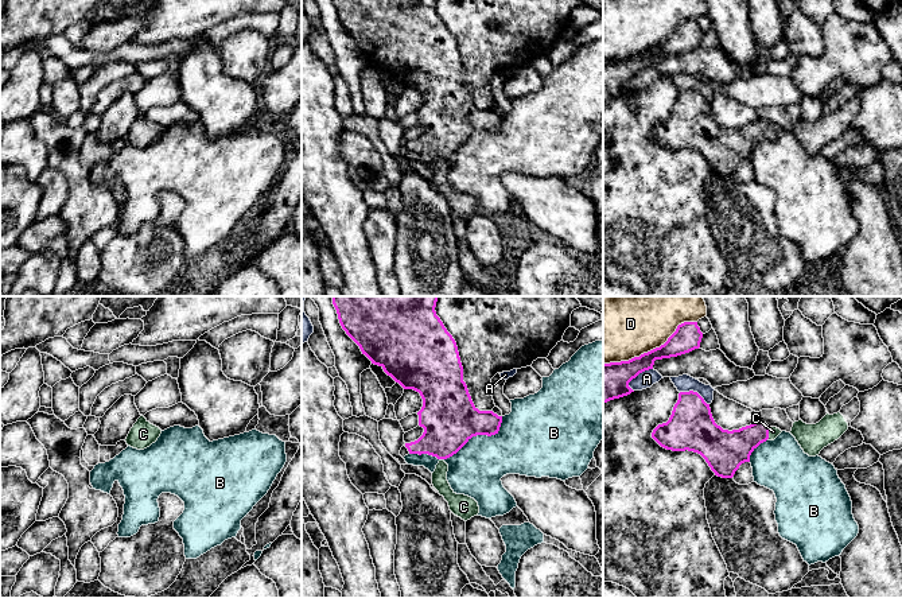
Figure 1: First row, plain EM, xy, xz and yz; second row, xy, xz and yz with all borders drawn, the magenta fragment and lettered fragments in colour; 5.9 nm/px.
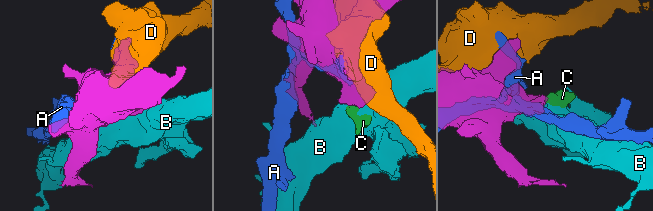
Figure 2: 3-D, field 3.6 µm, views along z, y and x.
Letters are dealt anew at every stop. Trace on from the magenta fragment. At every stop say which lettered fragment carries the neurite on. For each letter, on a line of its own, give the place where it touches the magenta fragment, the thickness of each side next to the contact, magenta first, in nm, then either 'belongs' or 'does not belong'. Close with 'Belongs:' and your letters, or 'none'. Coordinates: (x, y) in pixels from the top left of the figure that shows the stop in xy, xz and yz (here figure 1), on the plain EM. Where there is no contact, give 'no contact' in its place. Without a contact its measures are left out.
A: contact yz (638, 72); calibres 220 and 100 nm; does not belong
B: contact xz (461, 146); calibres 340 and 320 nm; does not belong
C: contact yz (768, 131); calibres 220 and 60 nm; belongs
D: contact yz (650, 49); calibres 160 and 360 nm; does not belong
Belongs: C

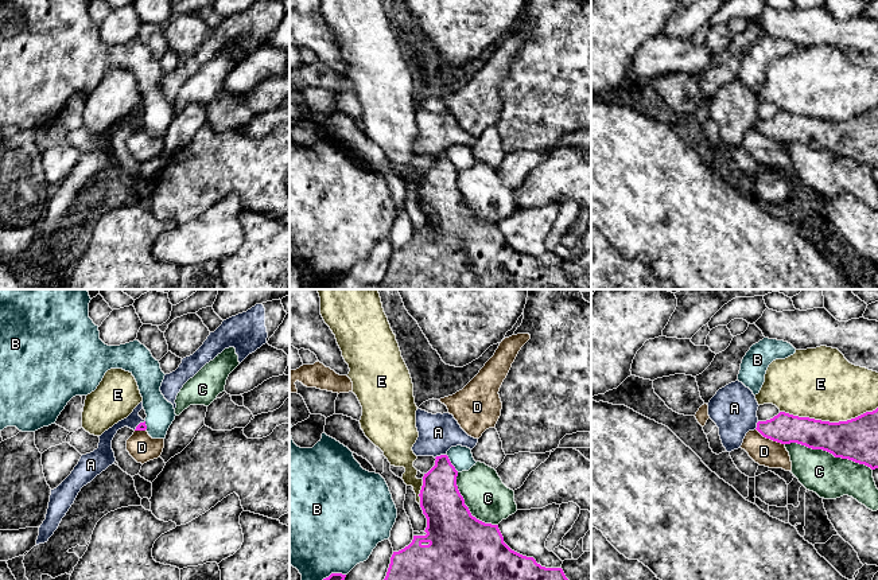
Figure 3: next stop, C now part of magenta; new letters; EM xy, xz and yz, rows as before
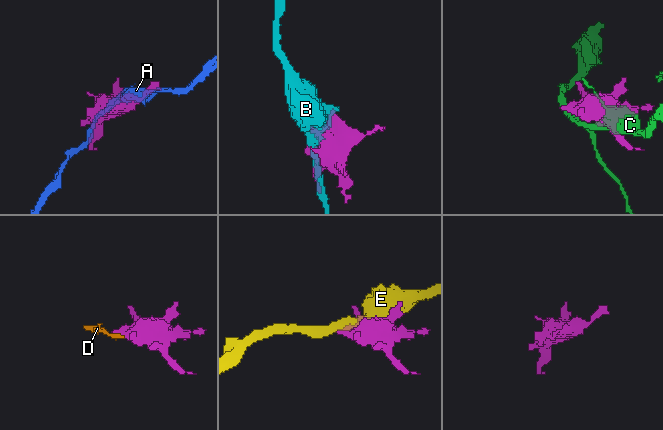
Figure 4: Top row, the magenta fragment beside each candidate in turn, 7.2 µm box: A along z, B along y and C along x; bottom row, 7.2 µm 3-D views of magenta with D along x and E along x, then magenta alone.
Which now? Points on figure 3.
A: contact xz (441, 154); calibres 240 and 220 nm; does not belong
B: contact xz (450, 162); calibres 260 and 140 nm; does not belong
C: contact yz (828, 150); calibres 260 and 260 nm; does not belong
D: contact yz (770, 137); calibres 180 and 160 nm; does not belong
E: contact yz (828, 120); calibres 260 and 420 nm; does not belong
Belongs: none

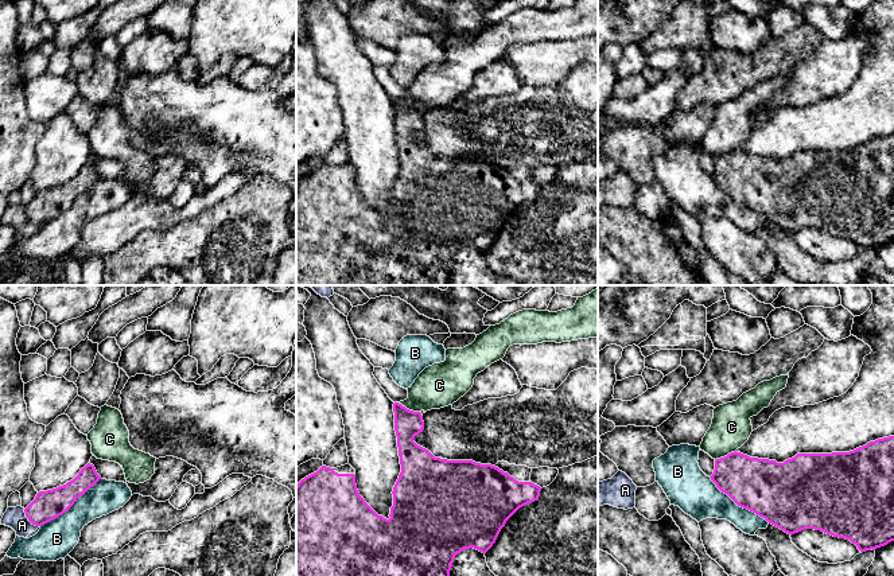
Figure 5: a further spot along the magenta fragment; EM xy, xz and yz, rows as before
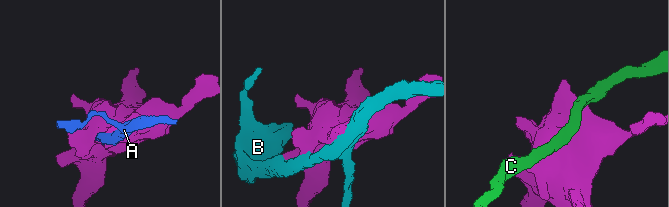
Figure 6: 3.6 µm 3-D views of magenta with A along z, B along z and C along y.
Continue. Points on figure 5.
A: contact xy (28, 218); calibres 180 and 130 nm; does not belong
B: contact xy (70, 205); calibres 180 and 220 nm; does not belong
C: contact xz (408, 108); calibres 160 and 260 nm; does not belong
Belongs: none

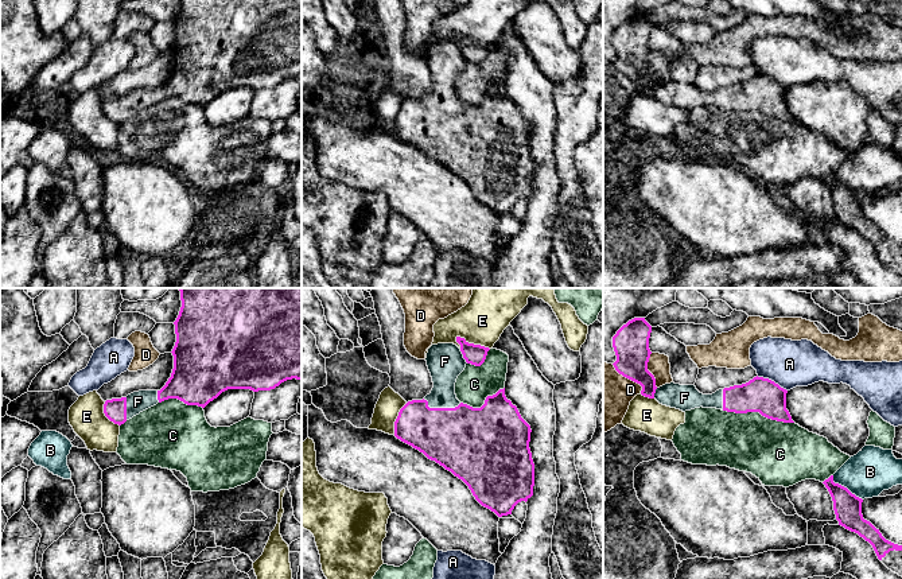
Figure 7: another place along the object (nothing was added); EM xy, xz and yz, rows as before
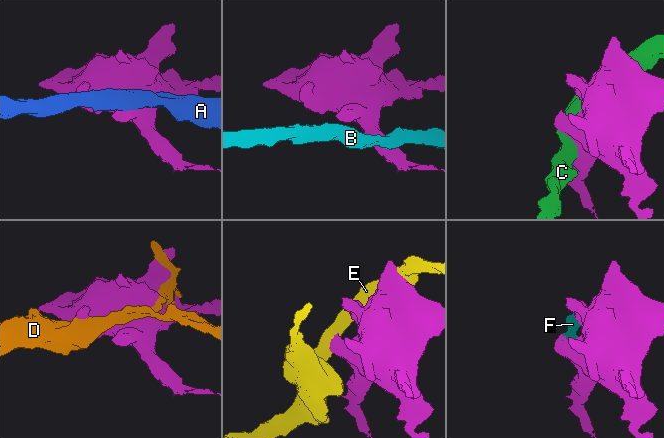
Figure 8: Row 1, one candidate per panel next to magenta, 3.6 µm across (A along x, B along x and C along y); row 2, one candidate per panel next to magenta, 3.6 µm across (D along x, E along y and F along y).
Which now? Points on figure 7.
A: contact yz (770, 78); calibres 220 and 280 nm; does not belong
B: contact yz (846, 186); calibres 170 and 280 nm; does not belong
C: contact yz (758, 109); calibres 220 and 360 nm; does not belong
D: contact yz (629, 77); calibres 220 and 320 nm; does not belong
E: contact xz (473, 42); calibres 130 and 260 nm; does not belong
F: contact xz (440, 107); calibres 400 and 190 nm; belongs
Belongs: F

